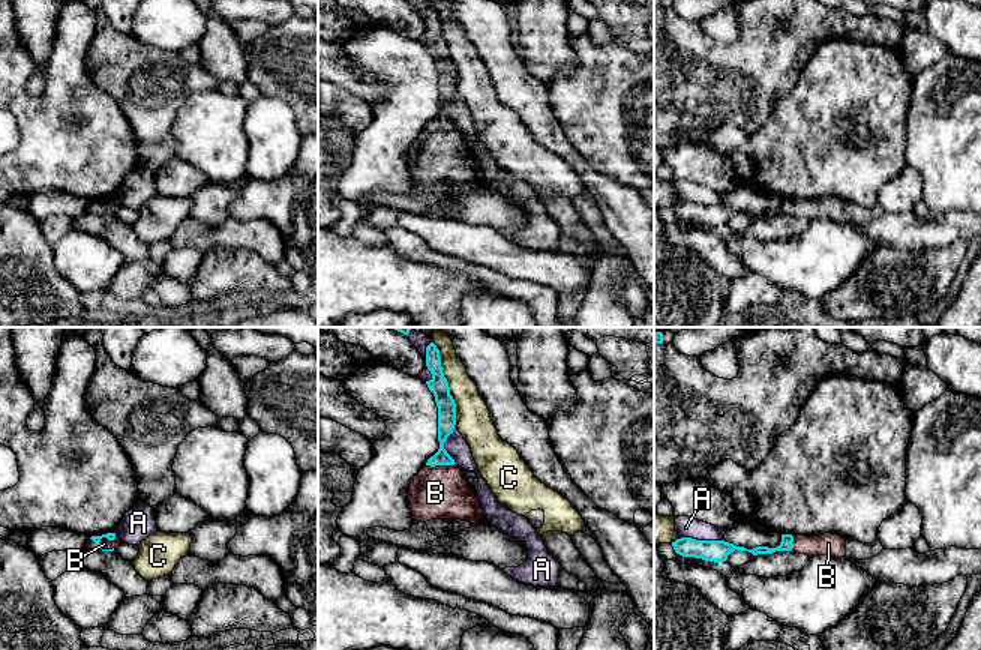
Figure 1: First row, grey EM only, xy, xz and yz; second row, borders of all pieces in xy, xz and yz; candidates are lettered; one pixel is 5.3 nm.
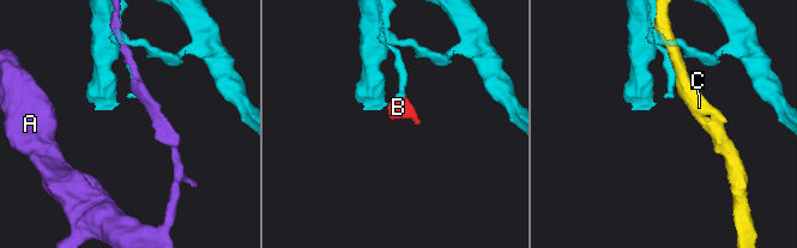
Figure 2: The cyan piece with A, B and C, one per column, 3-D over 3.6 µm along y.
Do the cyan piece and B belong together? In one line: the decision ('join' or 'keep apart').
join

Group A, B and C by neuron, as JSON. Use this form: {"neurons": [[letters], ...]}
{"neurons": [["A"], ["B"], ["C"]]}

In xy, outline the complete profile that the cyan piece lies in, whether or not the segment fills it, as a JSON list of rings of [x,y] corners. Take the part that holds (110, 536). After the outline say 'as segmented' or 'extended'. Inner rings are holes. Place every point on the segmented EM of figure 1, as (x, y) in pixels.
[[[106,533],[102,536],[92,536],[87,542],[87,548],[96,551],[114,551],[120,543],[122,540],[116,536],[116,533]]]; extended

